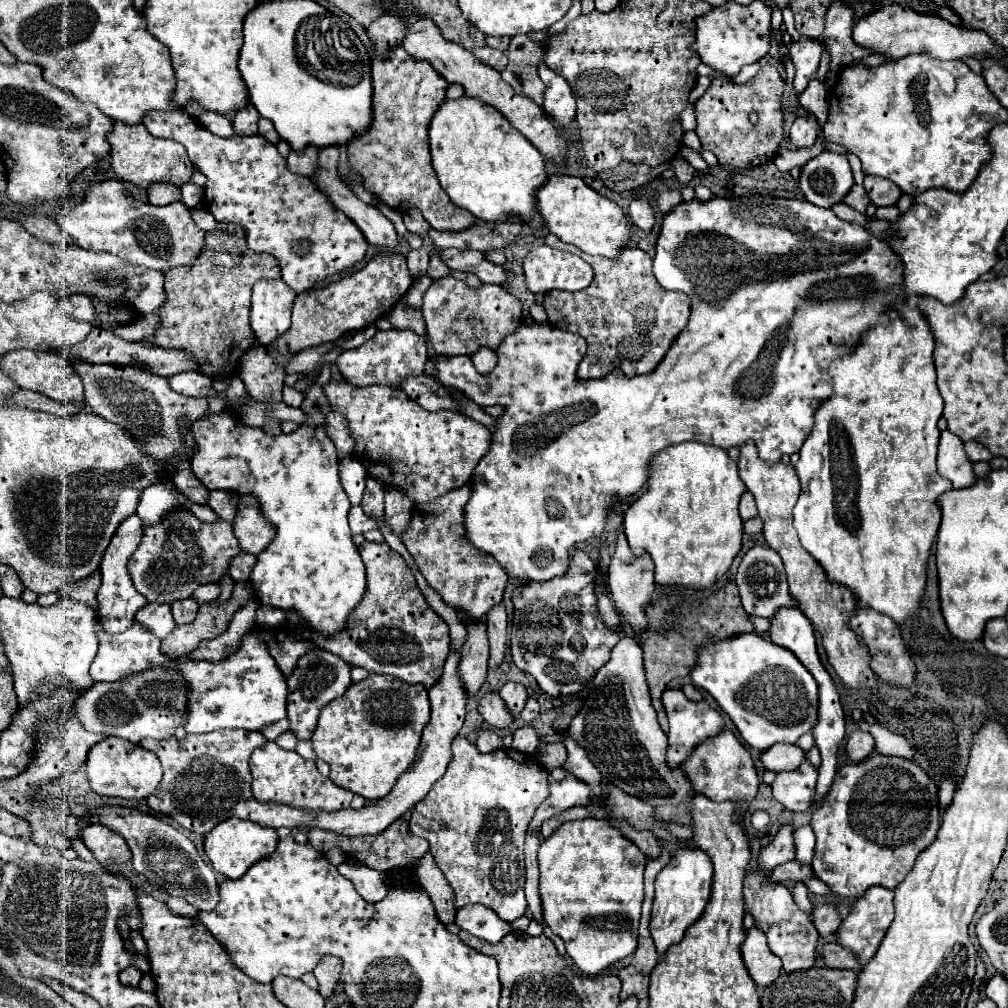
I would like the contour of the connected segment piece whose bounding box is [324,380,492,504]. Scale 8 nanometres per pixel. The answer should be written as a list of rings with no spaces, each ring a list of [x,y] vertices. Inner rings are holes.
[[[330,380],[324,386],[324,394],[330,402],[330,408],[348,420],[348,428],[354,438],[352,458],[364,464],[368,476],[372,476],[374,480],[382,482],[388,488],[398,488],[416,504],[428,504],[430,500],[436,500],[446,492],[464,486],[470,480],[478,460],[490,448],[492,434],[486,426],[454,410],[442,410],[442,412],[424,410],[414,400],[410,400],[406,392],[402,392],[400,388],[390,388],[390,386],[358,388],[348,384],[346,380]]]

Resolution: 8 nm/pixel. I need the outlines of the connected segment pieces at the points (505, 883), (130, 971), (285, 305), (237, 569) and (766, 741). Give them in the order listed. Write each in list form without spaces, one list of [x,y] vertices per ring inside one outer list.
[[[458,736],[452,742],[452,762],[446,774],[430,788],[430,792],[414,806],[410,818],[410,832],[426,838],[430,854],[454,890],[456,908],[468,904],[484,904],[492,908],[502,920],[514,922],[526,912],[524,898],[524,836],[536,808],[550,794],[548,770],[530,754],[512,748],[498,748],[490,754],[478,752],[466,738]]]
[[[130,966],[130,968],[126,968],[126,970],[120,972],[120,982],[124,986],[138,986],[140,978],[142,978],[142,972],[138,968],[134,968],[134,966]]]
[[[260,280],[254,284],[250,322],[260,346],[272,346],[288,328],[296,294],[282,280]]]
[[[240,552],[240,556],[230,562],[230,576],[236,582],[246,582],[250,578],[250,570],[252,570],[254,564],[256,564],[256,556],[254,554]]]
[[[756,632],[702,644],[702,648],[698,648],[698,664],[690,668],[690,678],[694,686],[714,696],[736,724],[742,740],[756,750],[766,750],[778,742],[796,744],[796,740],[816,724],[816,680],[790,650],[764,640]]]

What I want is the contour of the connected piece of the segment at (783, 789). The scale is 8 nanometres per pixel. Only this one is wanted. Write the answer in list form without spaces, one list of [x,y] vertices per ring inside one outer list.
[[[804,760],[794,772],[780,772],[776,774],[776,780],[772,782],[774,798],[792,812],[804,812],[810,810],[814,786],[816,786],[818,770],[810,764],[810,760]]]

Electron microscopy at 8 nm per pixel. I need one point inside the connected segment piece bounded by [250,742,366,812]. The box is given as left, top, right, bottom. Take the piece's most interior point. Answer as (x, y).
(279, 776)

